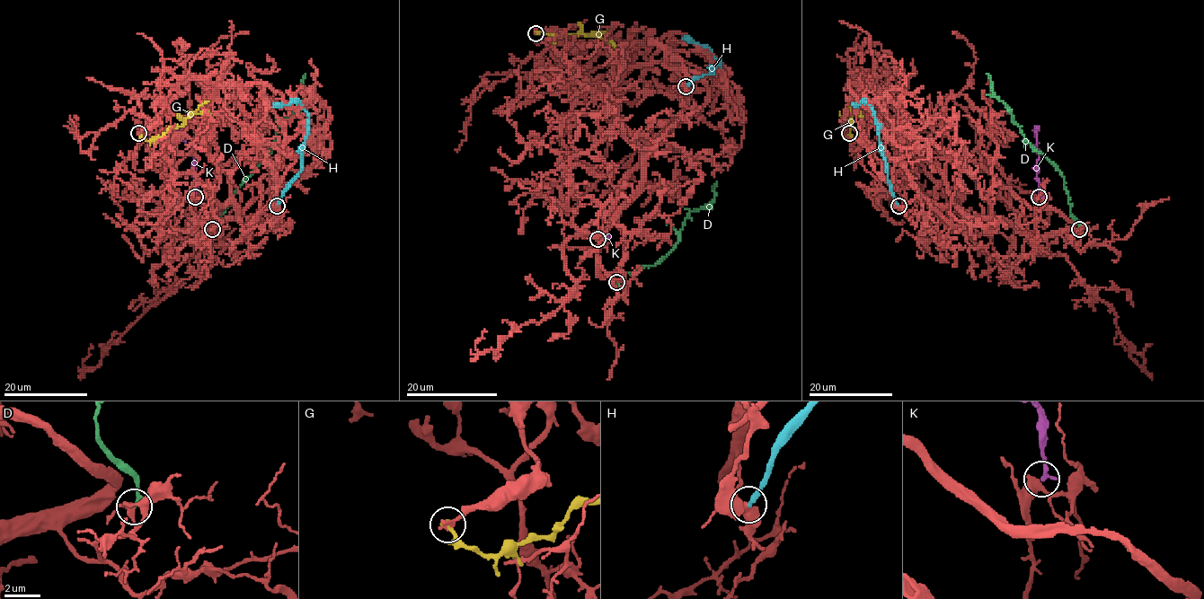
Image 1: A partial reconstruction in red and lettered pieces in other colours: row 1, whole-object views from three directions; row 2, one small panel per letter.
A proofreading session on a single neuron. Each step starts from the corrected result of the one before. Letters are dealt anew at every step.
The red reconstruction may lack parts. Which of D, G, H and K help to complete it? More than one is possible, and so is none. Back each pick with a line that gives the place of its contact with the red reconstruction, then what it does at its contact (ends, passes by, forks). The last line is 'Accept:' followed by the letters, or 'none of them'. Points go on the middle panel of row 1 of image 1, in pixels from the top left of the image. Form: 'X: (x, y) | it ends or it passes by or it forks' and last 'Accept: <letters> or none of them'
K: (597, 239) | it ends
Accept: K

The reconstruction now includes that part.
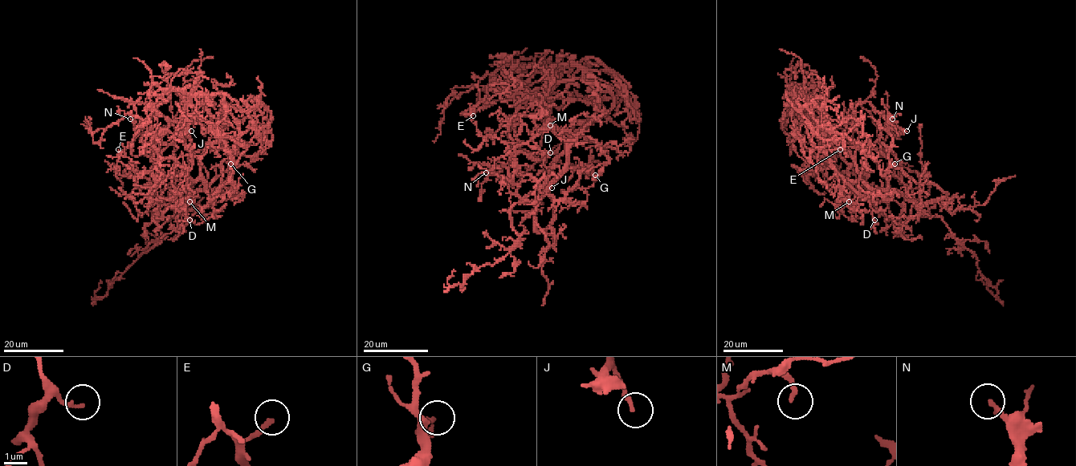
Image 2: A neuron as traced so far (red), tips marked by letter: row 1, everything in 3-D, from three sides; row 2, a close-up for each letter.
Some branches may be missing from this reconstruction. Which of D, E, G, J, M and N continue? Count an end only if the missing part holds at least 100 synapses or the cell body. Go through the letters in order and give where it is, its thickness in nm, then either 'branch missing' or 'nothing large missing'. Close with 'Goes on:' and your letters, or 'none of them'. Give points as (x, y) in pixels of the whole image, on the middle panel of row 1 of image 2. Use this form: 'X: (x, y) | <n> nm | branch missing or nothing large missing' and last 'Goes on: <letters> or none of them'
D: (550, 152) | 160 nm | nothing large missing
E: (473, 115) | 160 nm | nothing large missing
G: (595, 175) | 200 nm | branch missing
J: (552, 188) | 180 nm | nothing large missing
M: (550, 125) | 180 nm | nothing large missing
N: (486, 172) | 180 nm | nothing large missing
Goes on: G

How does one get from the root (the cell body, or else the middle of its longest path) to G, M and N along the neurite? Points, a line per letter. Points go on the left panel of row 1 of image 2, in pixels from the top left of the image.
G: (204, 190), (228, 168), (230, 164)
M: (204, 190), (204, 183), (196, 180), (181, 195), (180, 200), (187, 198), (189, 201)
N: (204, 190), (167, 205), (150, 184), (152, 157), (145, 147), (145, 135), (130, 119)

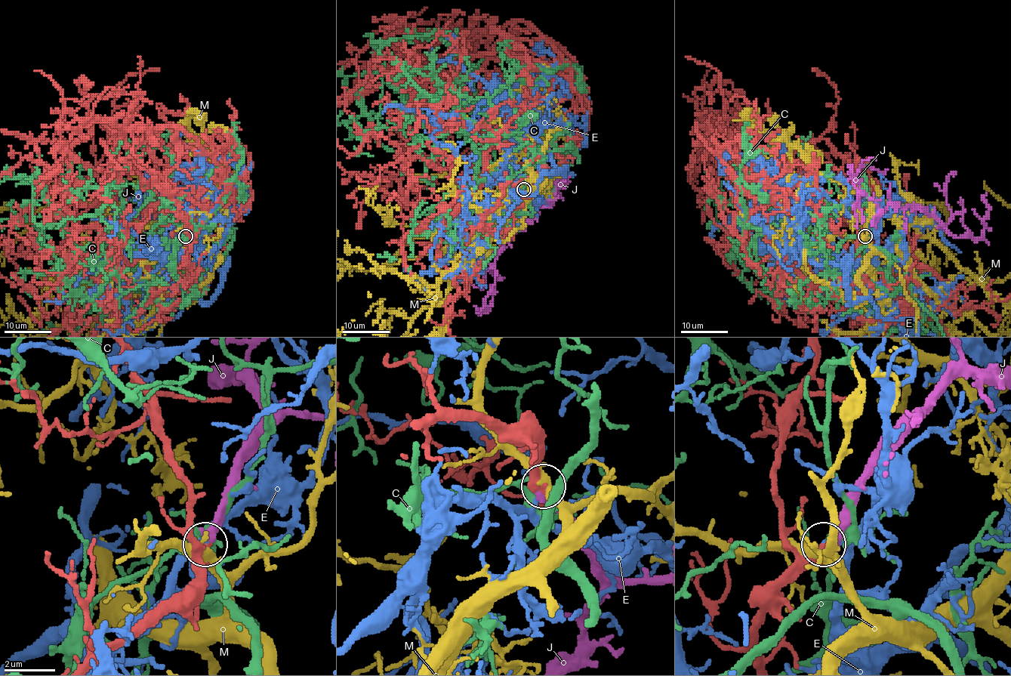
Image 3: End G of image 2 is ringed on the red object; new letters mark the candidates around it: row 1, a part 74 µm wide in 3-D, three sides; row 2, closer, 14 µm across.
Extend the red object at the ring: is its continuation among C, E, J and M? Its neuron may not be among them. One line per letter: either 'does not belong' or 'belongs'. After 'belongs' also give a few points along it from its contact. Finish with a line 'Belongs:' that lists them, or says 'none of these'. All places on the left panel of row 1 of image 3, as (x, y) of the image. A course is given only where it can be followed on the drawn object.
C: does not belong
E: does not belong
J: belongs
M: does not belong
Belongs: J

